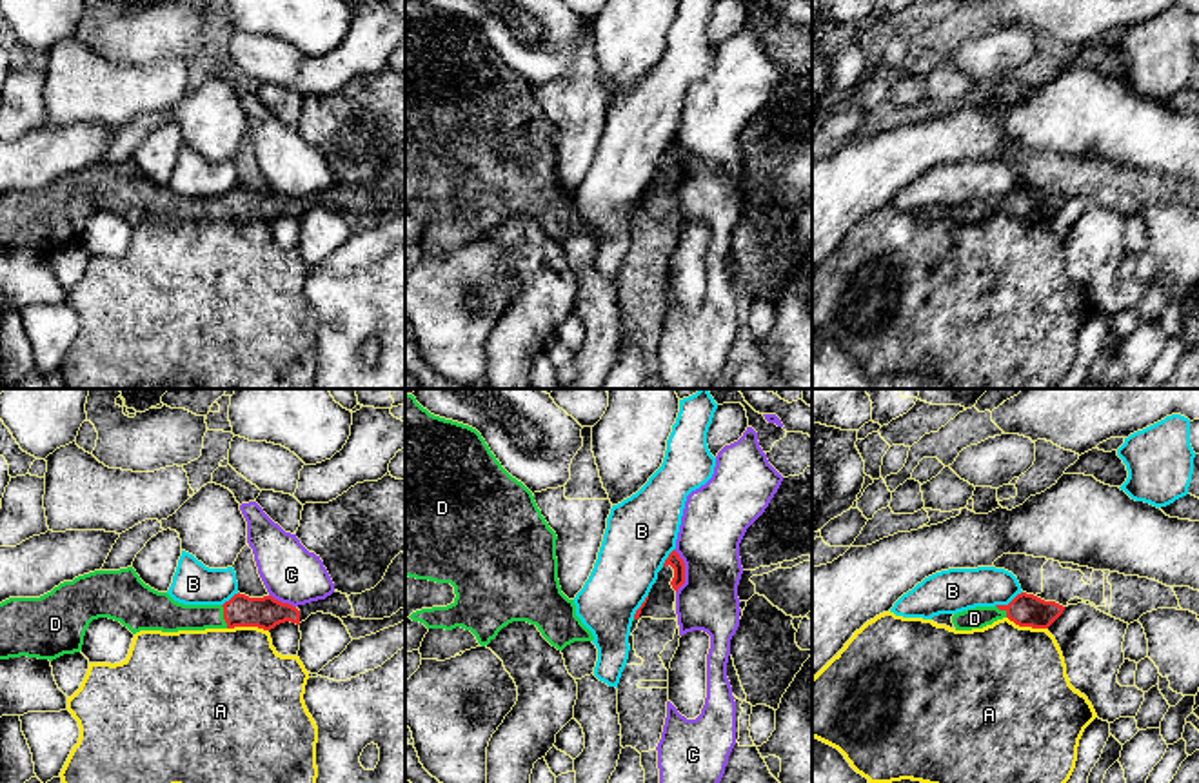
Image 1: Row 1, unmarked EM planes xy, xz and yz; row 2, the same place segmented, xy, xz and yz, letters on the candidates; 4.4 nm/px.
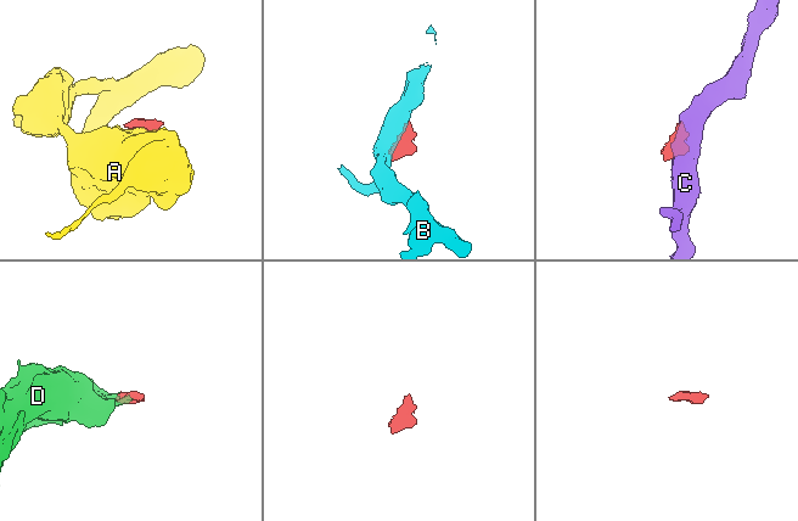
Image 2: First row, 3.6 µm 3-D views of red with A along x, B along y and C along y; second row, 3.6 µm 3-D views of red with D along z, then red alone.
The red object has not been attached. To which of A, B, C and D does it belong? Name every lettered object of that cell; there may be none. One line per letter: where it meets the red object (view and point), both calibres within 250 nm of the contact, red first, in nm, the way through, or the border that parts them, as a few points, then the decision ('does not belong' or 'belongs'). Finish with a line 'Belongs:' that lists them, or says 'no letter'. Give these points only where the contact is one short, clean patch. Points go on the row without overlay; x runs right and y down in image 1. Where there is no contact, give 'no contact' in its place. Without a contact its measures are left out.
A: meets red in xy at (247, 218); 150 nm thick on the red side, 460 nm on the other; does not belong
B: meets red in yz at (1009, 197); 140 nm thick on the red side, 190 nm on the other; does not belong
C: meets red in xz at (683, 164); 60 nm thick on the red side, 280 nm on the other; border along xz (674, 142), (683, 157), (683, 177), (676, 186); does not belong
D: meets red in xy at (224, 209); 150 nm thick on the red side, 140 nm on the other; belongs
Belongs: D

